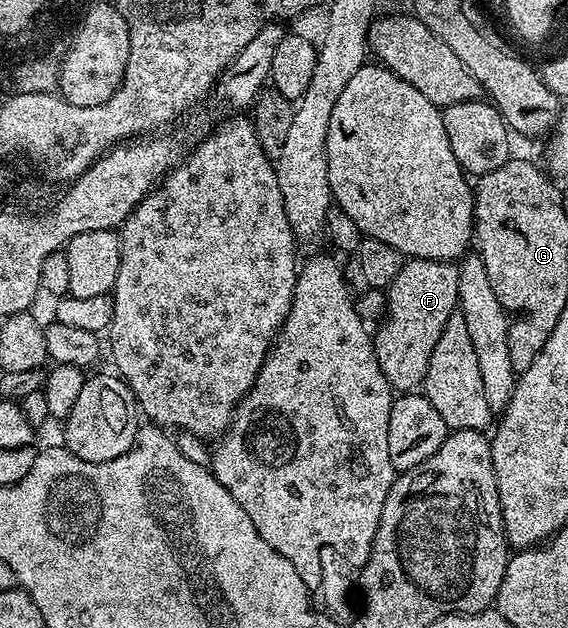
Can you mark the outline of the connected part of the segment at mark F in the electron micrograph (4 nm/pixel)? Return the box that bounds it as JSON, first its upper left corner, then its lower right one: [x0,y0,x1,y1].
[373,258,459,393]

